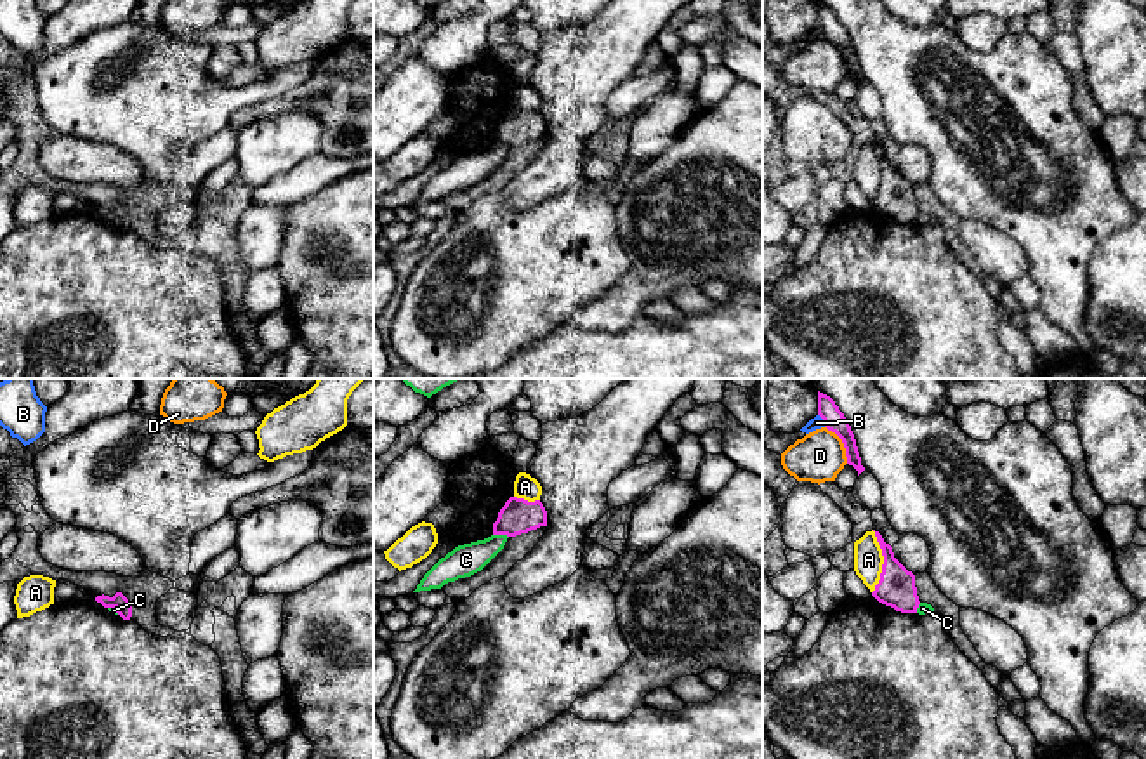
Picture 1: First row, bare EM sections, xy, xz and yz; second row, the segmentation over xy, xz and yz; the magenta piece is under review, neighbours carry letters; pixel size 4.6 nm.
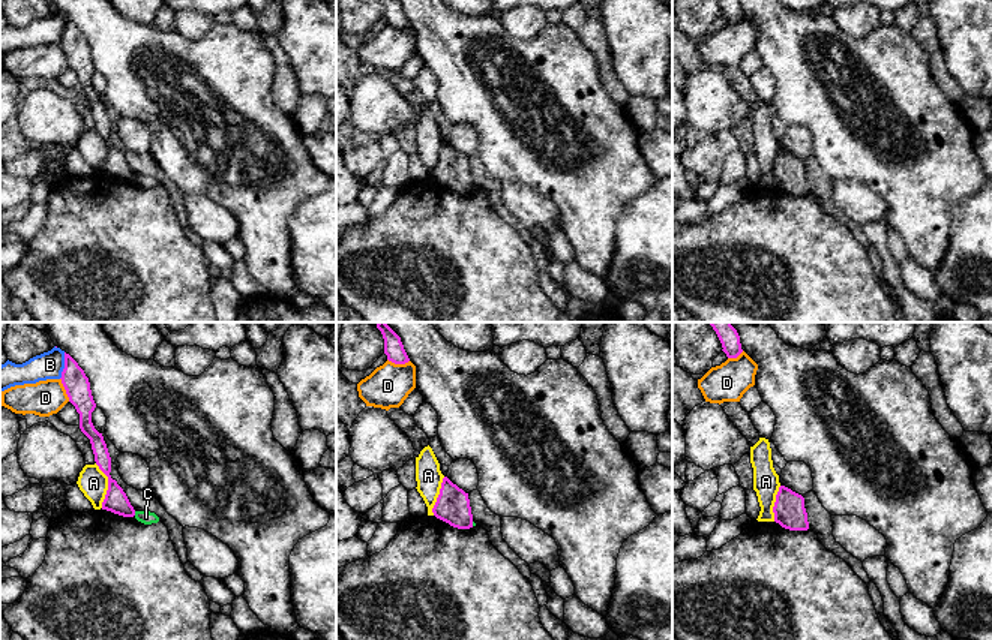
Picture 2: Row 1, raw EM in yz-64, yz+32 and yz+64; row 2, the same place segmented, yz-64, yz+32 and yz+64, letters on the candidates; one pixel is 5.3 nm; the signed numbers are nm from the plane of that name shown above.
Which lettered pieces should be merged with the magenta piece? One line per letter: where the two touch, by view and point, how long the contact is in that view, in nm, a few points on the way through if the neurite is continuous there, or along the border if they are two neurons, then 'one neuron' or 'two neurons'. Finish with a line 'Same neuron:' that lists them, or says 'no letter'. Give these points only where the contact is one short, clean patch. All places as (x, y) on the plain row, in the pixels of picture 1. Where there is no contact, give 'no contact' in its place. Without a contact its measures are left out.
A: meets magenta in yz at (884, 172); contact 300 nm long; border along yz (874, 141), (882, 167), (882, 183), (872, 204); two neurons
B: meets magenta in yz at (823, 32); contact 70 nm long; two neurons
C: meets magenta in xz at (500, 145); contact 70 nm long; border along xz (493, 145), (507, 148); two neurons
D: meets magenta in yz at (843, 52); contact 200 nm long; border along yz (825, 37), (841, 51), (848, 73); two neurons
Same neuron: no letter

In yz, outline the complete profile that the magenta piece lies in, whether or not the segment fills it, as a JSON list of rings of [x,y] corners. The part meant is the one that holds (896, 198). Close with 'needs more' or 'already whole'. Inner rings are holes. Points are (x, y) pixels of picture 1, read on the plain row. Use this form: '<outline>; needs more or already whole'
[[[875,142],[875,148],[882,160],[884,175],[880,191],[872,207],[896,222],[917,224],[920,212],[915,198],[915,186],[894,168],[892,158],[884,153],[879,142]]]; already whole

